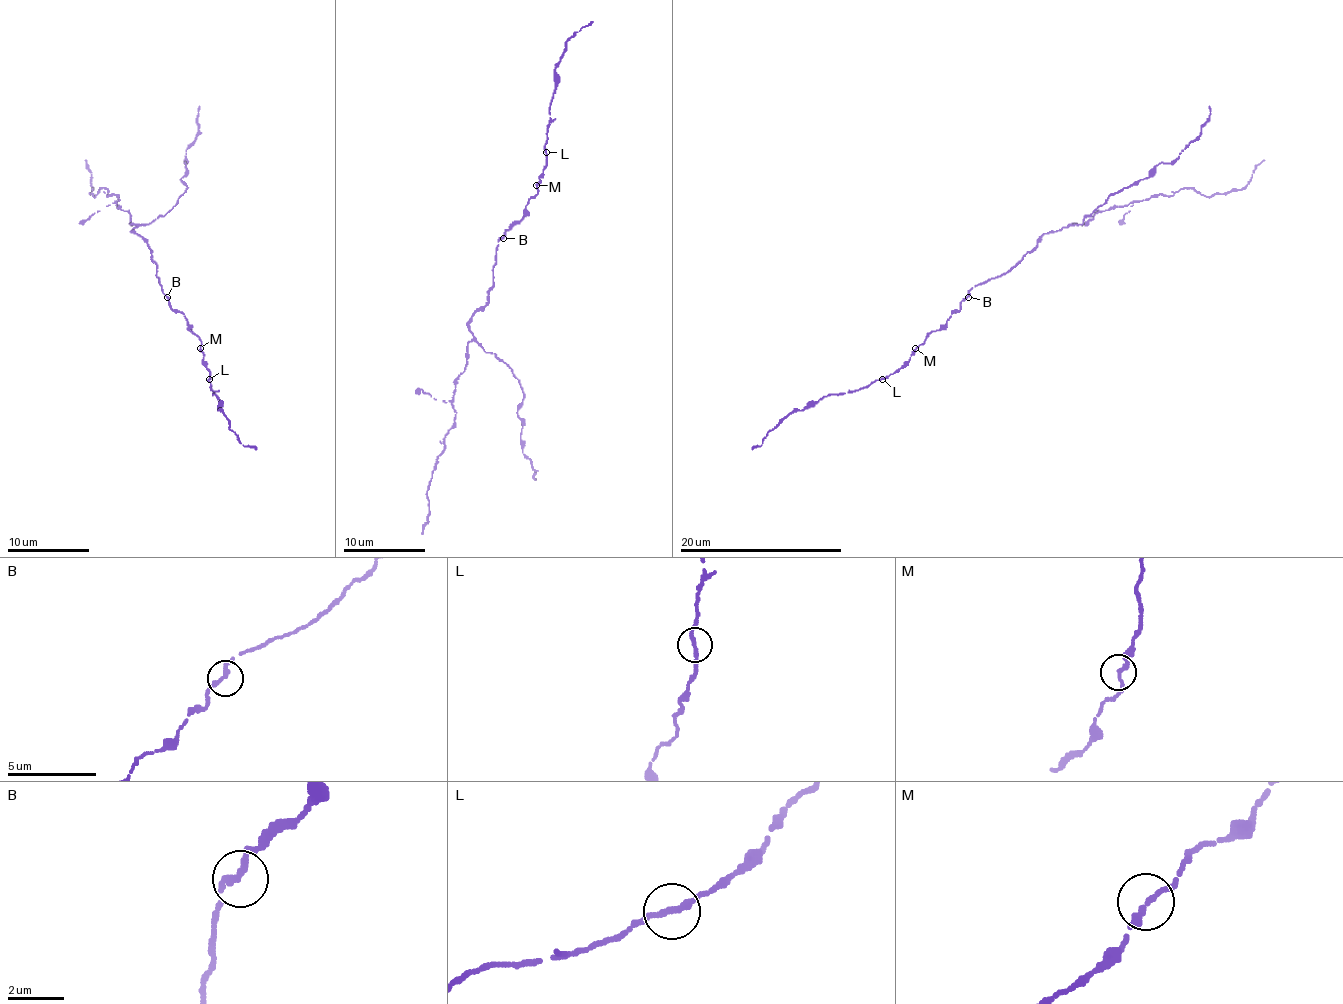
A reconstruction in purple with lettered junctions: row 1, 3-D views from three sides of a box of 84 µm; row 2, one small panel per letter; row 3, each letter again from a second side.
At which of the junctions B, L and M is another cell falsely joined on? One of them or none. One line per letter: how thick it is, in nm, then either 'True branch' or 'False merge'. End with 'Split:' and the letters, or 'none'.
B: Thickness 200 nm. True branch
L: Thickness 200 nm. True branch
M: Thickness 200 nm. True branch
Split: none

